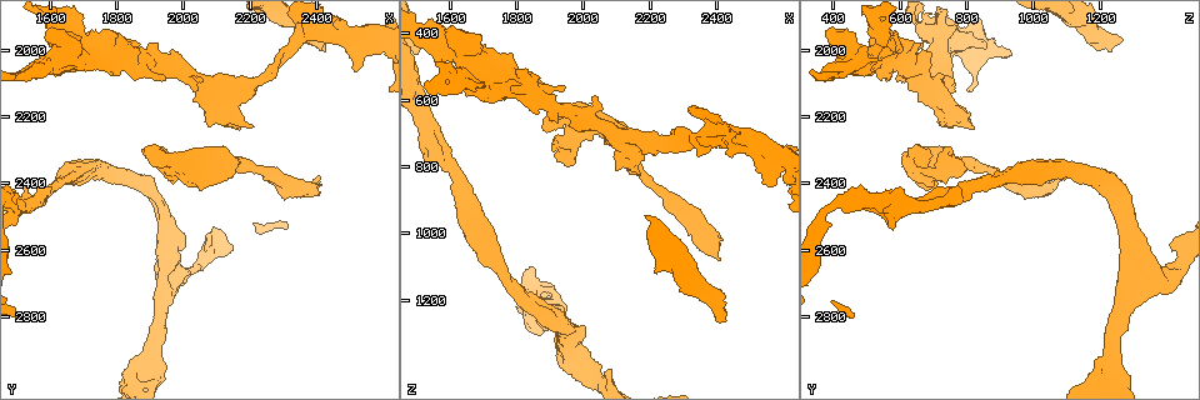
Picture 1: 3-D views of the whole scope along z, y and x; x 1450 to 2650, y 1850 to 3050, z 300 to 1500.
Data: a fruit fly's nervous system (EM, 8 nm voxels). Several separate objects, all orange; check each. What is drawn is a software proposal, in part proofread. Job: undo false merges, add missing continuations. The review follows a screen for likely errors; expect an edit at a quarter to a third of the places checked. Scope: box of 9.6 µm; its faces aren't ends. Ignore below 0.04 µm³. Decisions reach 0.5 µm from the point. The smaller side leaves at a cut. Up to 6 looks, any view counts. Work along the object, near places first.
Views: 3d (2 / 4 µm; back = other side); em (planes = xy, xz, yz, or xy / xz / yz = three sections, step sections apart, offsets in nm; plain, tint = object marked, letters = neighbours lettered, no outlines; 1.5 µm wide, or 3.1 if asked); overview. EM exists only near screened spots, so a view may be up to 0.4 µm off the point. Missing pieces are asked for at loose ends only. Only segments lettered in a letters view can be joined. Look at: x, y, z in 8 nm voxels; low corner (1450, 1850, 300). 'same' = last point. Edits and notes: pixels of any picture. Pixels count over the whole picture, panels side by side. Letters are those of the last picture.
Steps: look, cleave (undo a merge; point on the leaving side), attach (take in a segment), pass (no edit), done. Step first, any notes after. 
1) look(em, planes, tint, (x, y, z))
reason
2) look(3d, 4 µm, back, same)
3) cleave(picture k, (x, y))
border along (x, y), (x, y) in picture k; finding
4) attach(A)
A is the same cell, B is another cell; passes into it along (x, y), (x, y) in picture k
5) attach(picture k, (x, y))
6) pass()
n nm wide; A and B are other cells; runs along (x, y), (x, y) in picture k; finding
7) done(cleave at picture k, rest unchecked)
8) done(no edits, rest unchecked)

look(em, planes, letters, (2540, 1980, 850))
free end

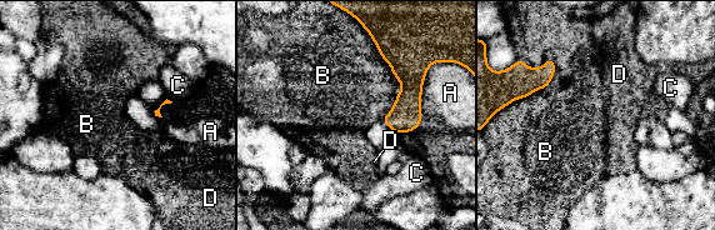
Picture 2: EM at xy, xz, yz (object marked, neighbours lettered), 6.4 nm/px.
pass()
A, B, C and D are other cells; border along (368, 34), (400, 84), (381, 120) in picture 2; no lettered segment goes on from it

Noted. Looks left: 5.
look(3d, 2 µm, (2230, 2090, 740))
sudden change in width

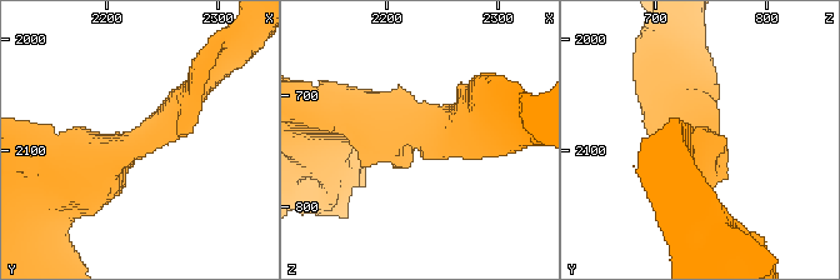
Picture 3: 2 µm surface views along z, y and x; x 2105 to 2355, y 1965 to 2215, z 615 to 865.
look(em, planes, tint, (2226, 2094, 736))
shape alone is not enough

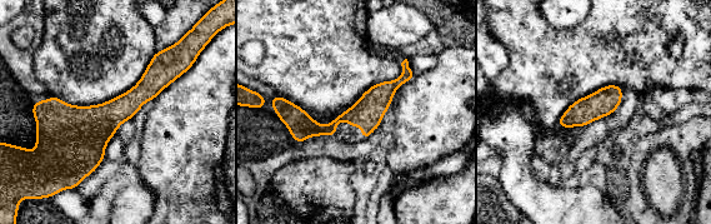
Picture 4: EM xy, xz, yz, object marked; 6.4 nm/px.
look(em, planes, letters, same)
what lies round it

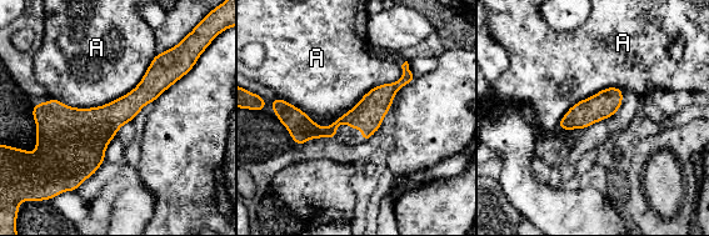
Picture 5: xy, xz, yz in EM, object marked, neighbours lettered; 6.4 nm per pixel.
pass()
A is another cell; border along (403, 69), (323, 127), (275, 98) in picture 5; continuous, no second neuron

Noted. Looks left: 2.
look(em, xy, step 8, plain, (1640, 2390, 920))
sudden change in width

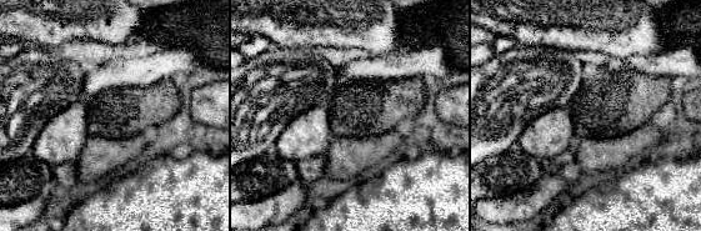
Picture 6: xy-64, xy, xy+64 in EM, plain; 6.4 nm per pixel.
look(em, xy, step 8, letters, same)

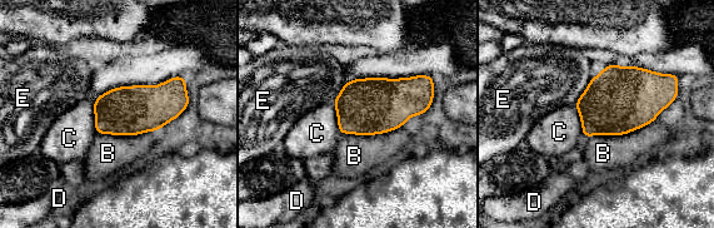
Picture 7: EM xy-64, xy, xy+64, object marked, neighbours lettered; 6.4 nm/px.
pass()
B, C, D and E are other cells; border along (655, 119), (624, 134), (584, 138) in picture 7; all the same neuron

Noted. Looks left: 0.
done(no edits, rest unchecked)

